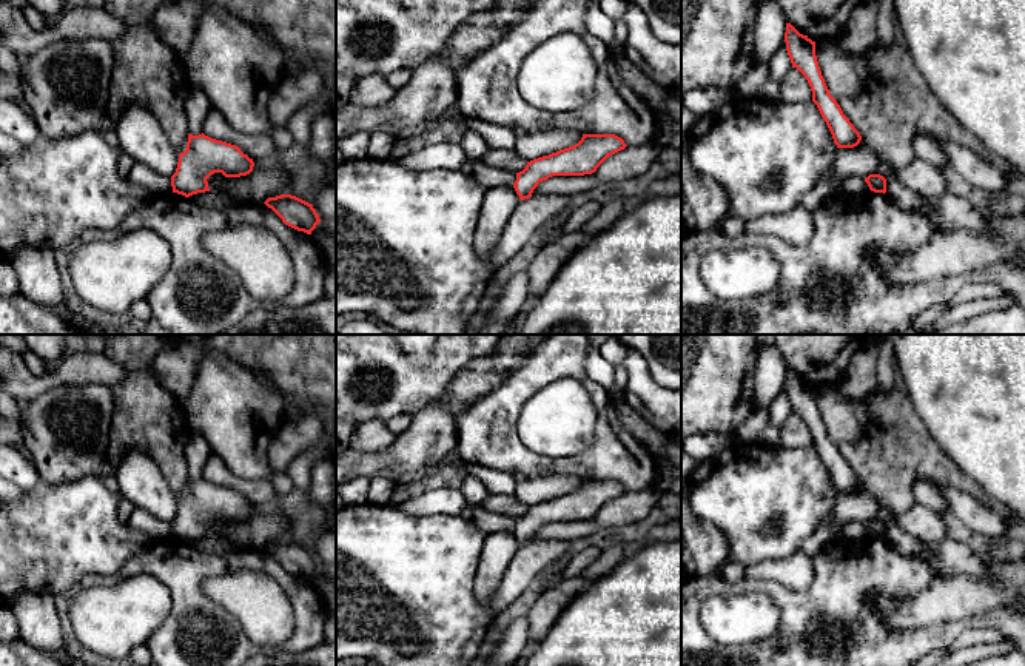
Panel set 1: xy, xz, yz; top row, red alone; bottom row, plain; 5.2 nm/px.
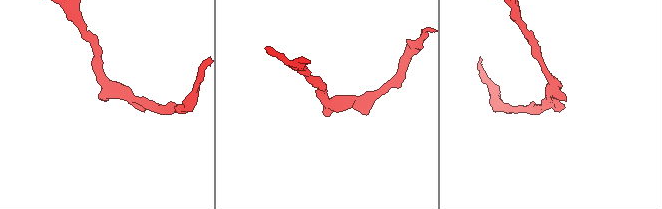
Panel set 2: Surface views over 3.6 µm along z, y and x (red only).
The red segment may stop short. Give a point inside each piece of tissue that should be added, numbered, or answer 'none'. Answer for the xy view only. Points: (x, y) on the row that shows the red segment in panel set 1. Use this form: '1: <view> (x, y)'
none

